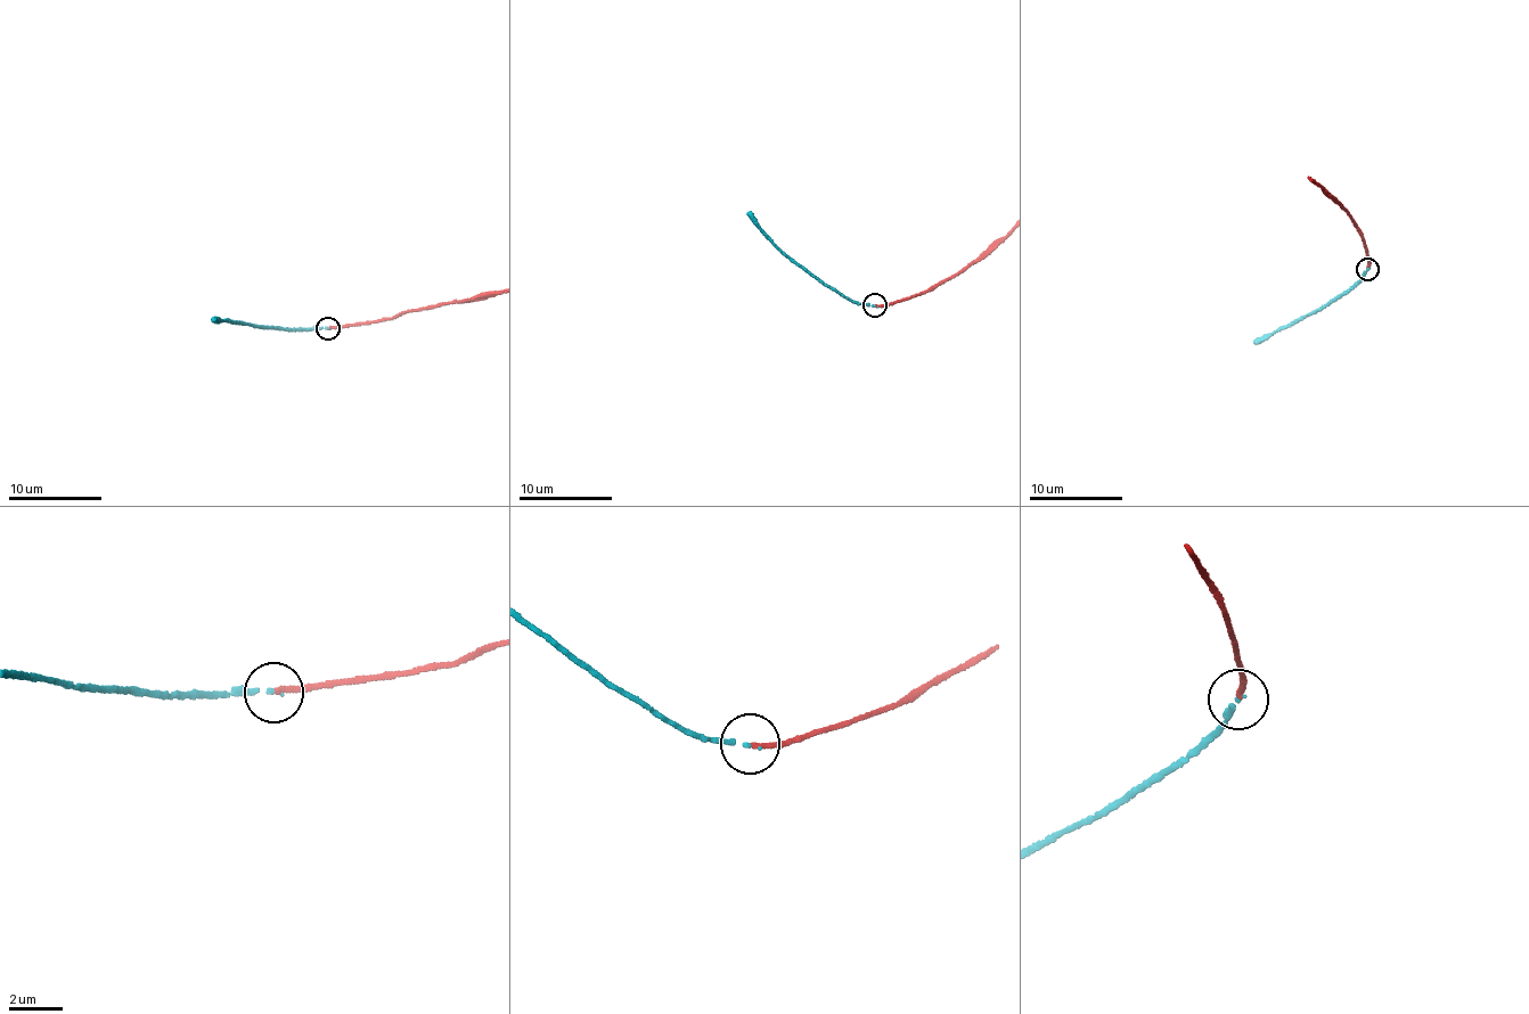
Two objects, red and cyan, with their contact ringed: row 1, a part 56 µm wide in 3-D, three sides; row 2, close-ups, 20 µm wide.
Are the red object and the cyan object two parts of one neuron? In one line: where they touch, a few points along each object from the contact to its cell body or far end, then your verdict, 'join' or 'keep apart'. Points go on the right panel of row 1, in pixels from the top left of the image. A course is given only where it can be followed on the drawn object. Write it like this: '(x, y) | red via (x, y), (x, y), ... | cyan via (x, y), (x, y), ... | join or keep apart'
(1367, 269) | cyan via (1366, 270), (1360, 280), (1334, 301), (1253, 344) | join

